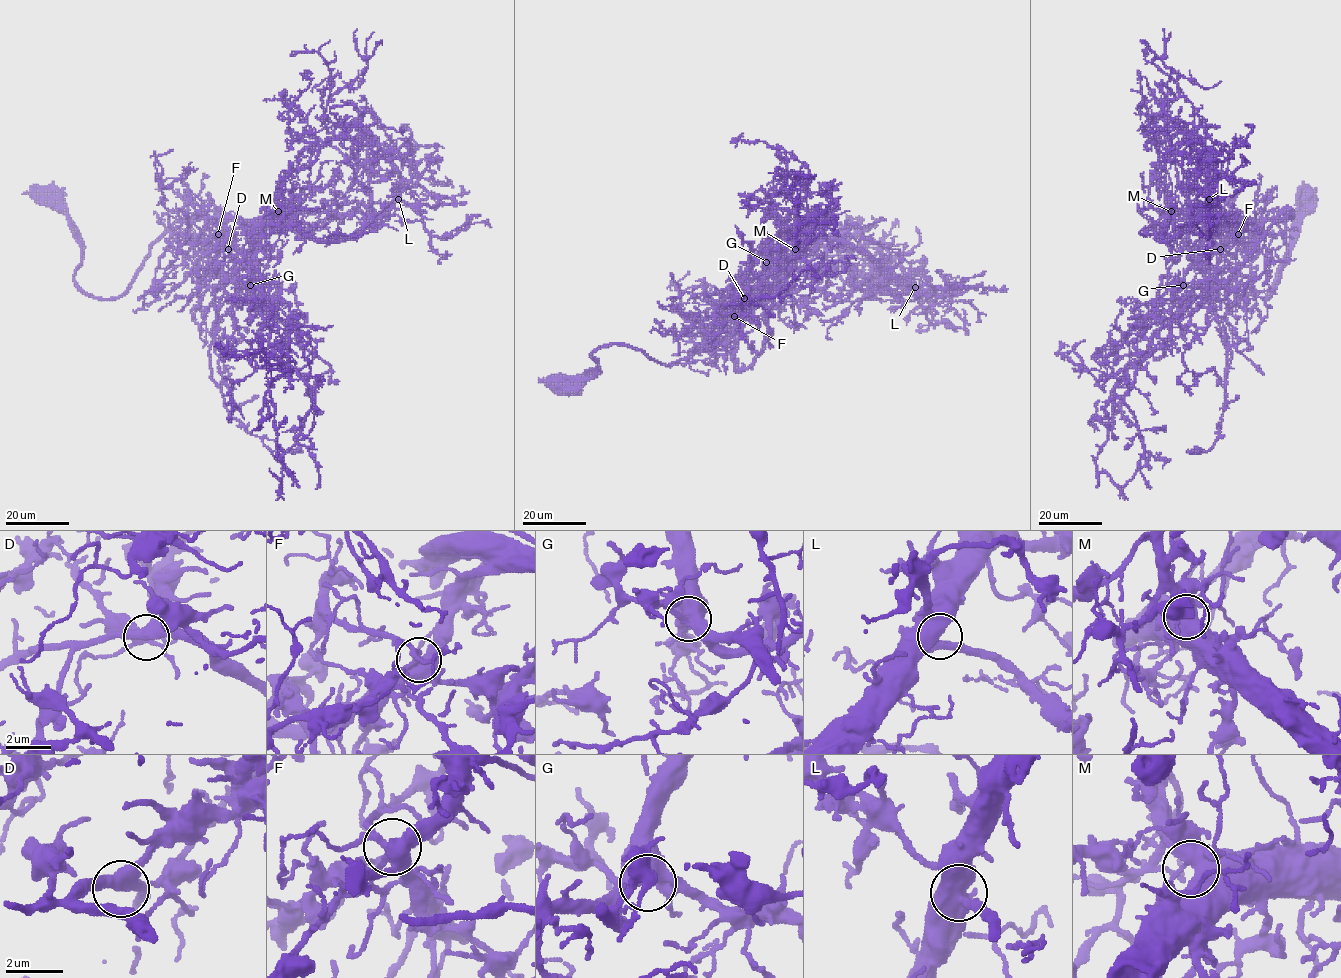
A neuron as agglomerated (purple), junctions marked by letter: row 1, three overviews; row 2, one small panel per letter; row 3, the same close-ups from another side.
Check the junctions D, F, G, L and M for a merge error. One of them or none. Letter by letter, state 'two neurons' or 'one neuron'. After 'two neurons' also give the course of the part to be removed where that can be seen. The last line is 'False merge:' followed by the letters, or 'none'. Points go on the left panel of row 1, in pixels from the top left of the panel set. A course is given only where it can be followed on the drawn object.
D: one neuron
F: one neuron
G: one neuron
L: one neuron
M: one neuron
False merge: none

